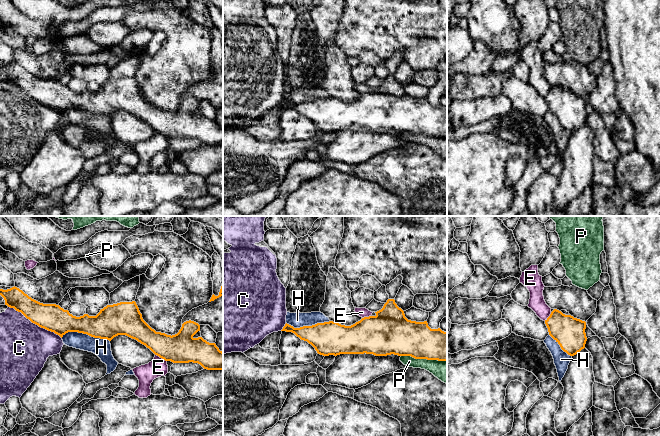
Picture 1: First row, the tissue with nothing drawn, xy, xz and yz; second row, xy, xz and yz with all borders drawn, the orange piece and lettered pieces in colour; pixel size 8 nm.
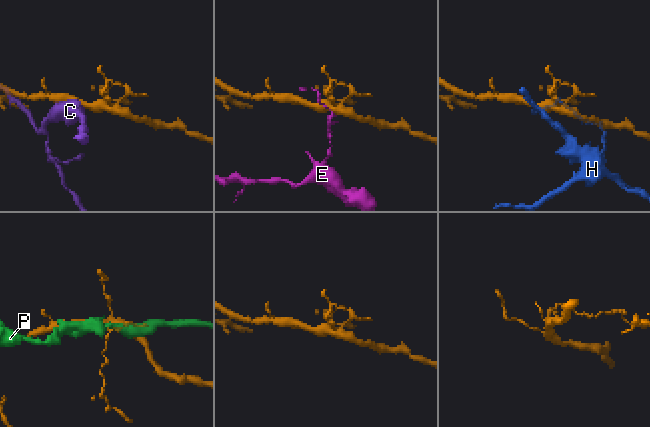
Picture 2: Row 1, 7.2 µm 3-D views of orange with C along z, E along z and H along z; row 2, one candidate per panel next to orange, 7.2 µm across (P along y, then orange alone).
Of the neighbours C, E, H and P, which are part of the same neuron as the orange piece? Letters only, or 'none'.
none

